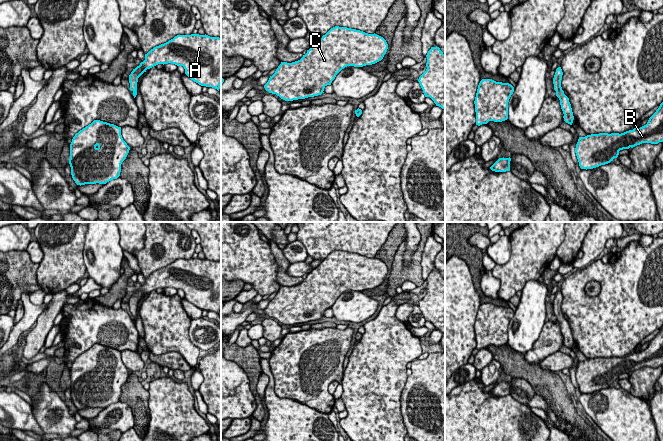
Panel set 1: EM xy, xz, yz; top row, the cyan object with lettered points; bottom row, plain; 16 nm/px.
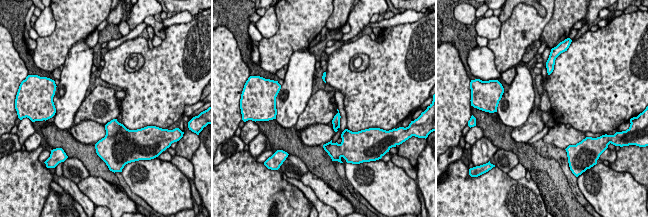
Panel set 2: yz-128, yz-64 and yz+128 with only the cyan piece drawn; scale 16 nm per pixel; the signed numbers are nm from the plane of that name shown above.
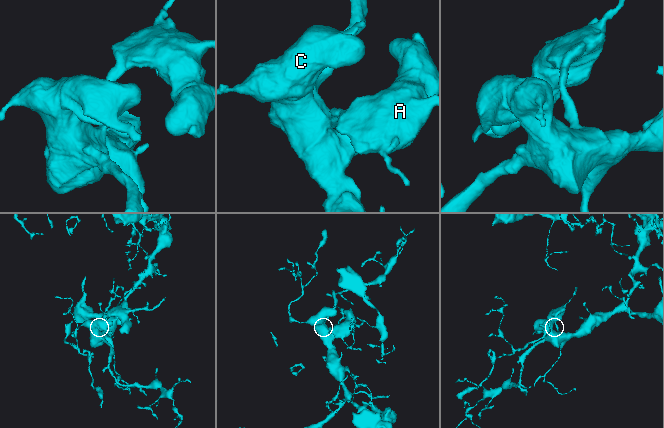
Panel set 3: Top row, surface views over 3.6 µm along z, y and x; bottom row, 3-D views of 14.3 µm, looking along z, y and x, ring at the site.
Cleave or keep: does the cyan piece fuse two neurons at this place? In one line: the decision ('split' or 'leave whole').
leave whole

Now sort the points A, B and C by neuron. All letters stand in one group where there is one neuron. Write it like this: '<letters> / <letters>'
A B C

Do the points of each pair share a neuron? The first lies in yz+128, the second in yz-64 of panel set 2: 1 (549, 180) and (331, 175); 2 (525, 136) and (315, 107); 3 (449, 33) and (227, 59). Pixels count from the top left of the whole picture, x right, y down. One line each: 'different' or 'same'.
1: same
2: same
3: different

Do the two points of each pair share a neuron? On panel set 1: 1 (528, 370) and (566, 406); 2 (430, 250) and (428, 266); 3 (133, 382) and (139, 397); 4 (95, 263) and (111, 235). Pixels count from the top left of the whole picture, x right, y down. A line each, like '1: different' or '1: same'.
1: same
2: same
3: same
4: same

